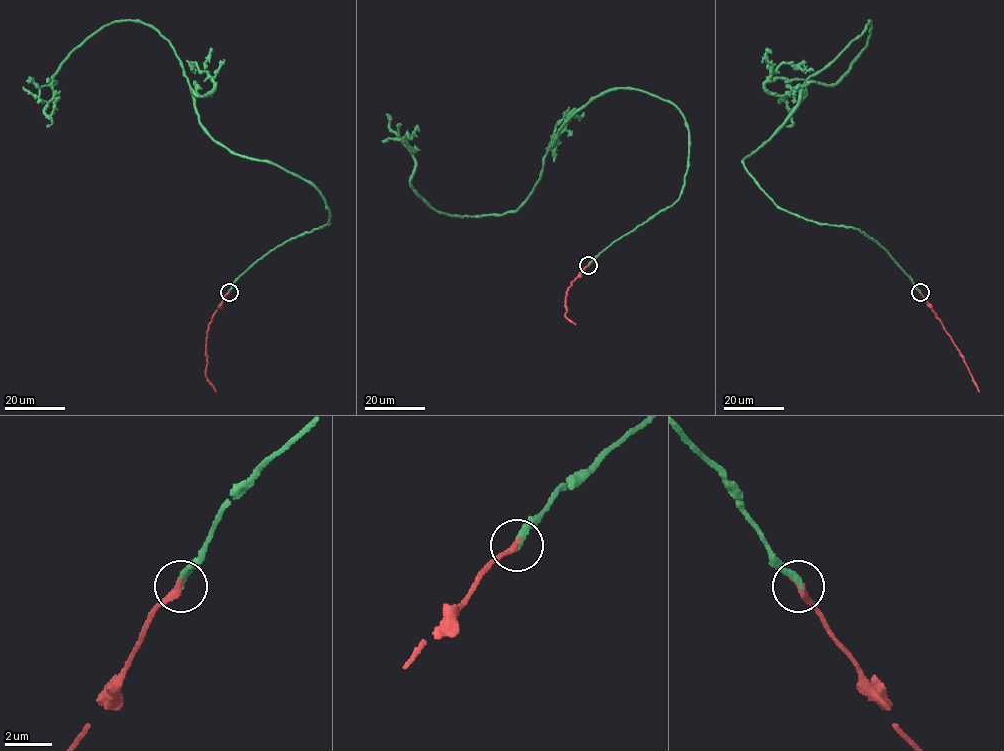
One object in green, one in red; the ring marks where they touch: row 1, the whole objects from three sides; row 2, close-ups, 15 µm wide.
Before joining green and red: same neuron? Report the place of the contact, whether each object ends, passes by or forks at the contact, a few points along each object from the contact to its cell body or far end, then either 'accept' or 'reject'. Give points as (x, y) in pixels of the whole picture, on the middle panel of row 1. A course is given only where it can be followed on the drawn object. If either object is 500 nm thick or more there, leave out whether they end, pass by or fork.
at (588, 265); green ends there; red ends there; green runs (588, 265), (679, 198), (671, 102), (593, 97), (501, 214), (417, 193), (418, 127); red runs (588, 265), (566, 292), (565, 317), (575, 324); accept

